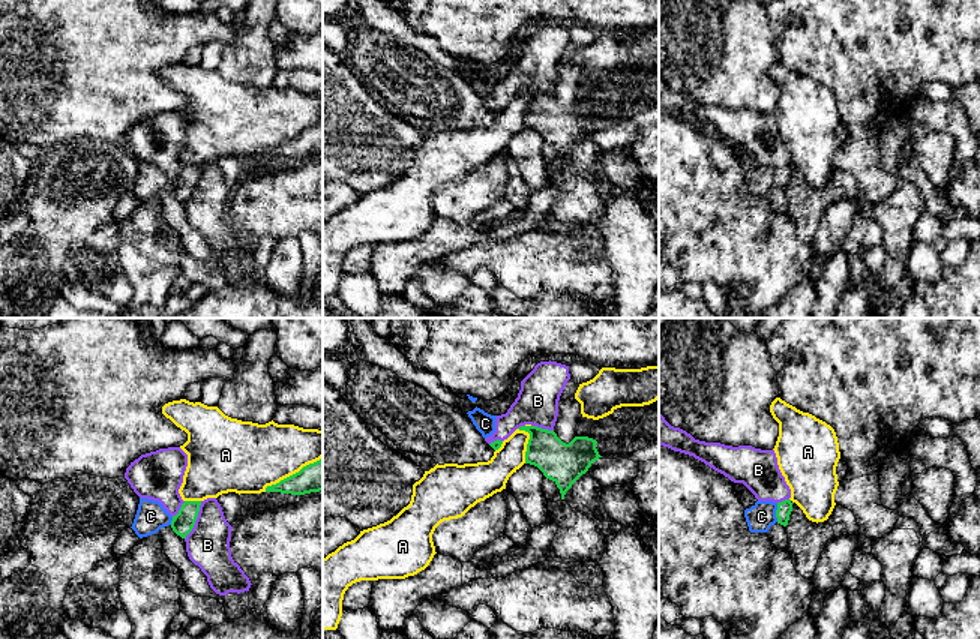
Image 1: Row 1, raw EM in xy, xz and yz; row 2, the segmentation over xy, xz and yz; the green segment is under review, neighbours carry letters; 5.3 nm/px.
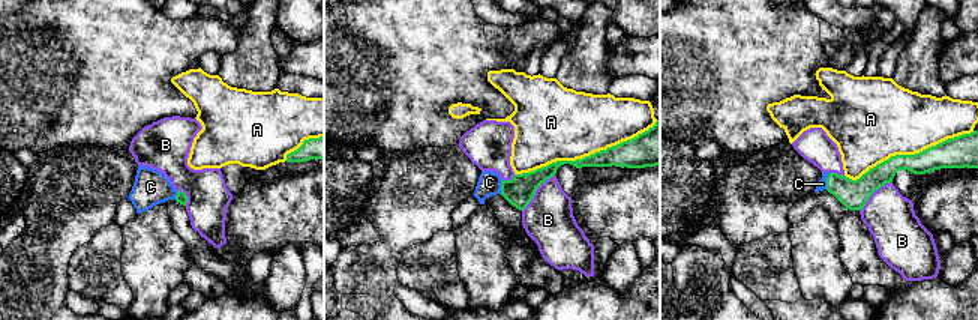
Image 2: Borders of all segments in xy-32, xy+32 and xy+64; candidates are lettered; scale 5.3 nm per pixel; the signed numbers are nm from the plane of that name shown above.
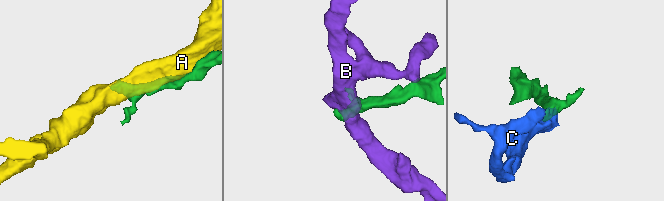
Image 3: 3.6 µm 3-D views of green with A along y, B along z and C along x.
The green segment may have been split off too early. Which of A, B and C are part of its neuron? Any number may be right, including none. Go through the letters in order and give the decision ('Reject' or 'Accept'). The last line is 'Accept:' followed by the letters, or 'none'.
A: Reject
B: Reject
C: Accept
Accept: C

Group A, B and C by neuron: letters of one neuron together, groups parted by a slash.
A / B / C

